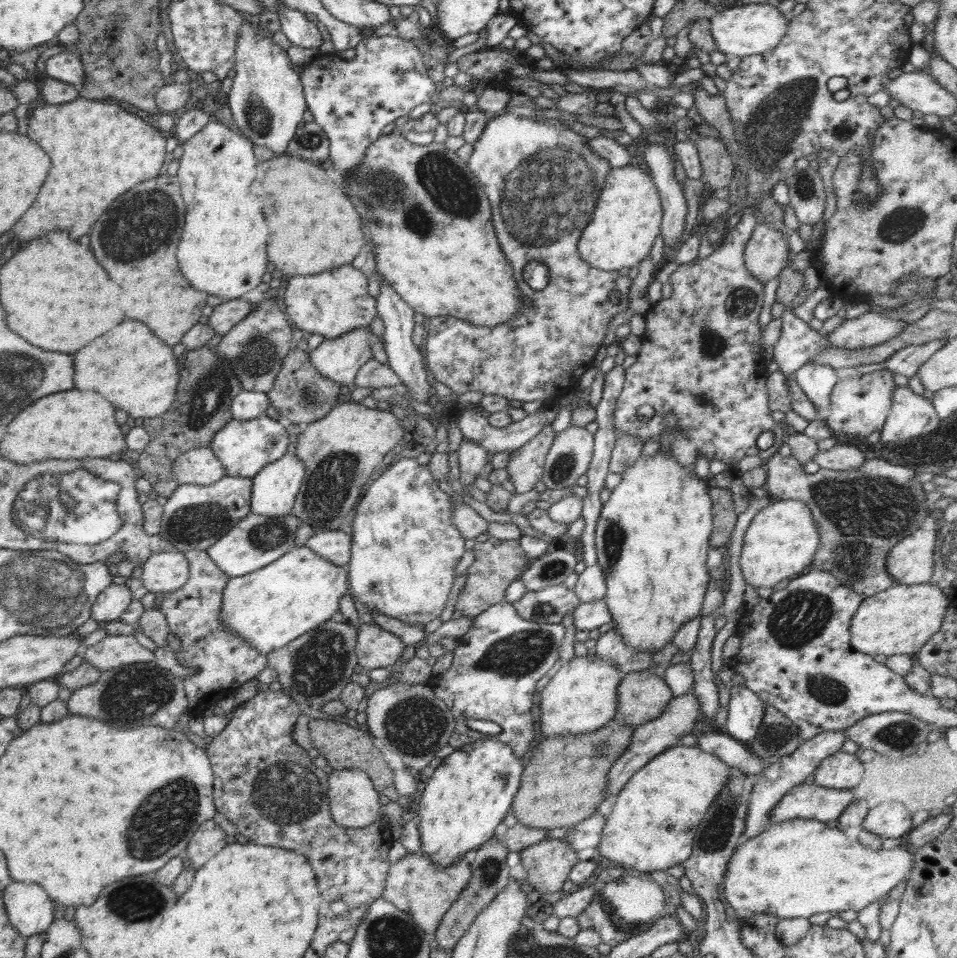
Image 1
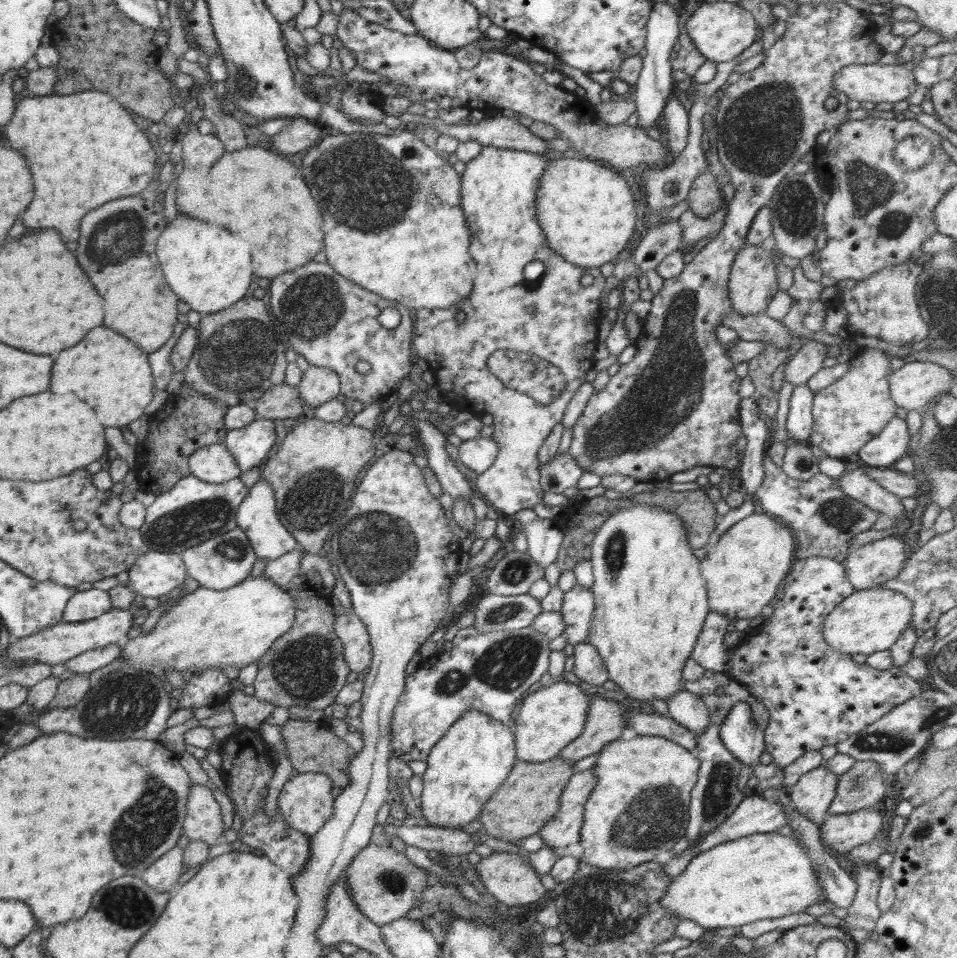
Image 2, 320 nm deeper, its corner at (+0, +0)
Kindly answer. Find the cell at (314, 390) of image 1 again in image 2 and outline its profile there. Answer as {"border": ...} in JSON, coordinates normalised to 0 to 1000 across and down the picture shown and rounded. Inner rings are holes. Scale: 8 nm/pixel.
{"border":[[[301,400],[288,401],[283,406],[278,408],[275,413],[268,420],[266,423],[266,436],[268,437],[298,437],[305,436],[309,439],[317,436],[318,420],[312,412],[311,403],[305,404]]]}

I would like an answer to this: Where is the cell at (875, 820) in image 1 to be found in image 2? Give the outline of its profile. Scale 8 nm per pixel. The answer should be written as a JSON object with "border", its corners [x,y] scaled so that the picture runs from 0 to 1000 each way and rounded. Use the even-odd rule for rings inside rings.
{"border":[[[927,841],[884,850],[865,850],[856,863],[858,878],[871,891],[885,890],[905,881],[920,872],[925,846]]]}

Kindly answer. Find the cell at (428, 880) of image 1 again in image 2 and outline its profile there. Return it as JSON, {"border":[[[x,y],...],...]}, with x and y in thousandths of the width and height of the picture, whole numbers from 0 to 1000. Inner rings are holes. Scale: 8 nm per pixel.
{"border":[[[385,881],[368,897],[361,908],[361,919],[373,948],[397,968],[431,952],[442,929],[451,921],[444,910],[409,884]]]}

